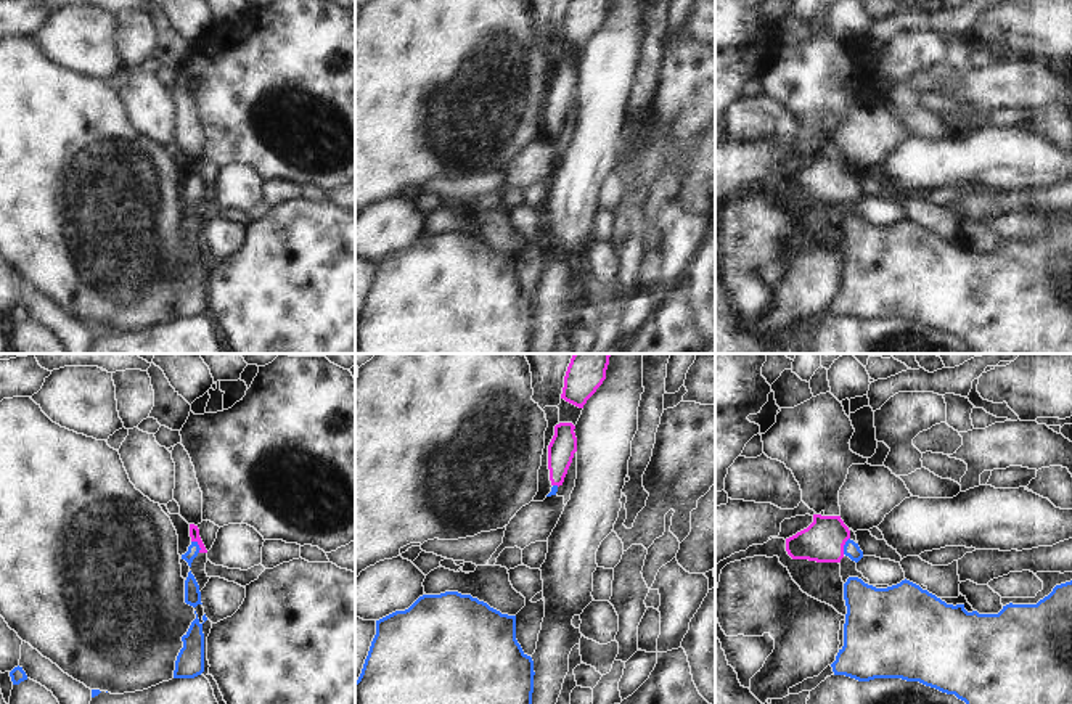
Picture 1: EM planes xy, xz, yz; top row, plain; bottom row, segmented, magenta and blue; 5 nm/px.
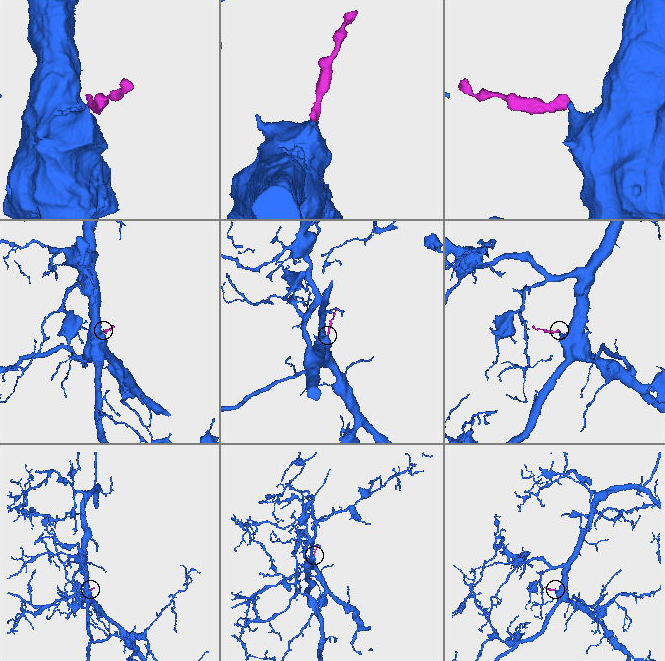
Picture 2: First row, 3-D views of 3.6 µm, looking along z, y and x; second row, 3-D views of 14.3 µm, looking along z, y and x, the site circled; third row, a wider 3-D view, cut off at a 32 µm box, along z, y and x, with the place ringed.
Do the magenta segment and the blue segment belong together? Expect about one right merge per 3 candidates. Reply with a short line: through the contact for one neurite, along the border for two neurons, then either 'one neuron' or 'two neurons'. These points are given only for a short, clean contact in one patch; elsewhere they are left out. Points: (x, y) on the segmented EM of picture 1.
xy (193, 529), (198, 544), (193, 548) | one neuron

